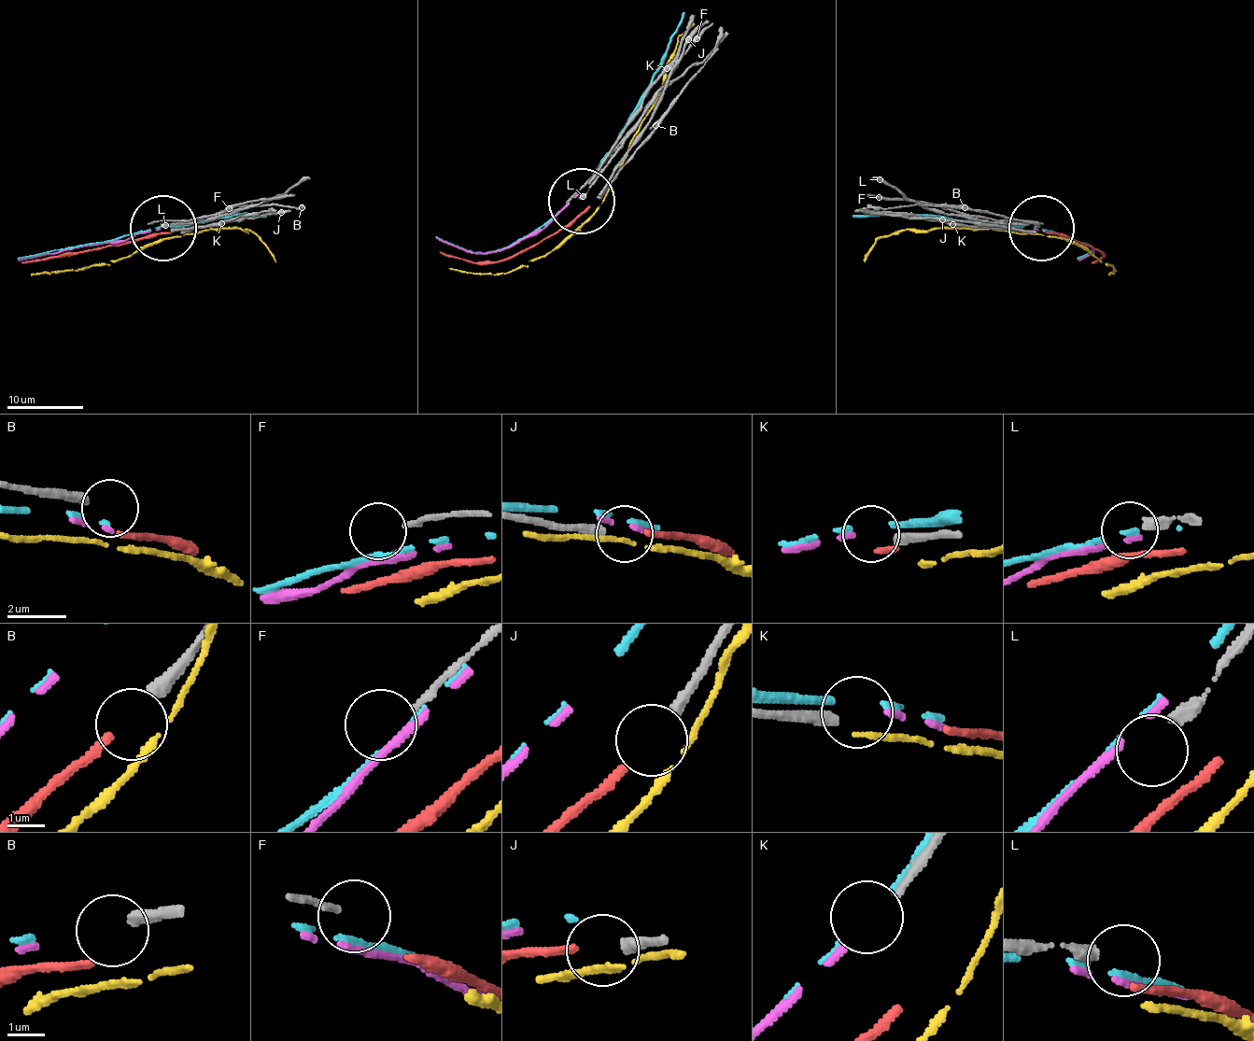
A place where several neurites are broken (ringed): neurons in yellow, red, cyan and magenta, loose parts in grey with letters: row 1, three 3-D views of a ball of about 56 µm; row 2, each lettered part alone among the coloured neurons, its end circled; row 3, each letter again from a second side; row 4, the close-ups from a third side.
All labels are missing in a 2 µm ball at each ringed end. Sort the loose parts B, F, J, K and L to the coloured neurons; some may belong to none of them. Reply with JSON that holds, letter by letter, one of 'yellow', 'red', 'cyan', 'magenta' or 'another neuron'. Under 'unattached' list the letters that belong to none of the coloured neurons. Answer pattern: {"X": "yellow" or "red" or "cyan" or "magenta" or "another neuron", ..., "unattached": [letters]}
{"B": "another neuron", "F": "another neuron", "J": "red", "K": "another neuron", "L": "another neuron", "unattached": ["B", "F", "K", "L"]}

